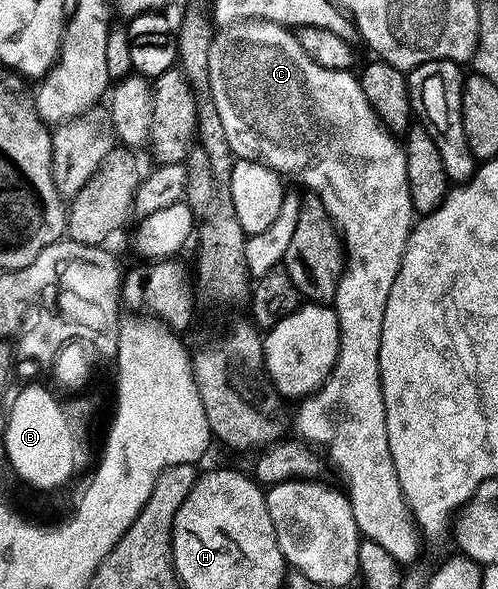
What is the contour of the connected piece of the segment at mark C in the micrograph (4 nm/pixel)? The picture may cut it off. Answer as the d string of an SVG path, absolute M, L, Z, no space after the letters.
M259 19L224 25L214 33L210 42L208 62L209 98L222 121L234 157L256 160L281 176L297 178L306 191L319 196L341 235L345 247L345 269L339 277L333 303L339 315L339 355L327 381L314 394L298 403L295 430L299 434L296 435L322 451L326 461L339 469L360 535L381 544L381 548L385 548L385 552L389 552L389 556L396 558L400 564L408 564L419 554L421 531L403 498L397 468L393 468L379 375L385 304L389 300L393 280L397 280L407 237L411 235L417 218L411 206L400 139L385 128L365 96L360 79L352 71L319 66L303 50L296 33L284 25Z

